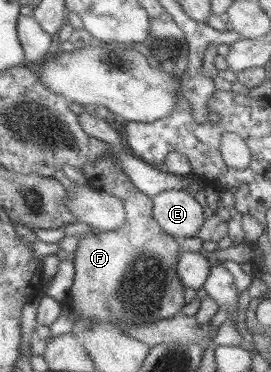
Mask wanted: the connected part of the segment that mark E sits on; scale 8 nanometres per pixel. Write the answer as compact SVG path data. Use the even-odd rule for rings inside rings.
M168 189L158 193L151 198L151 211L153 221L158 225L158 228L178 240L195 236L205 221L201 205L184 189Z

